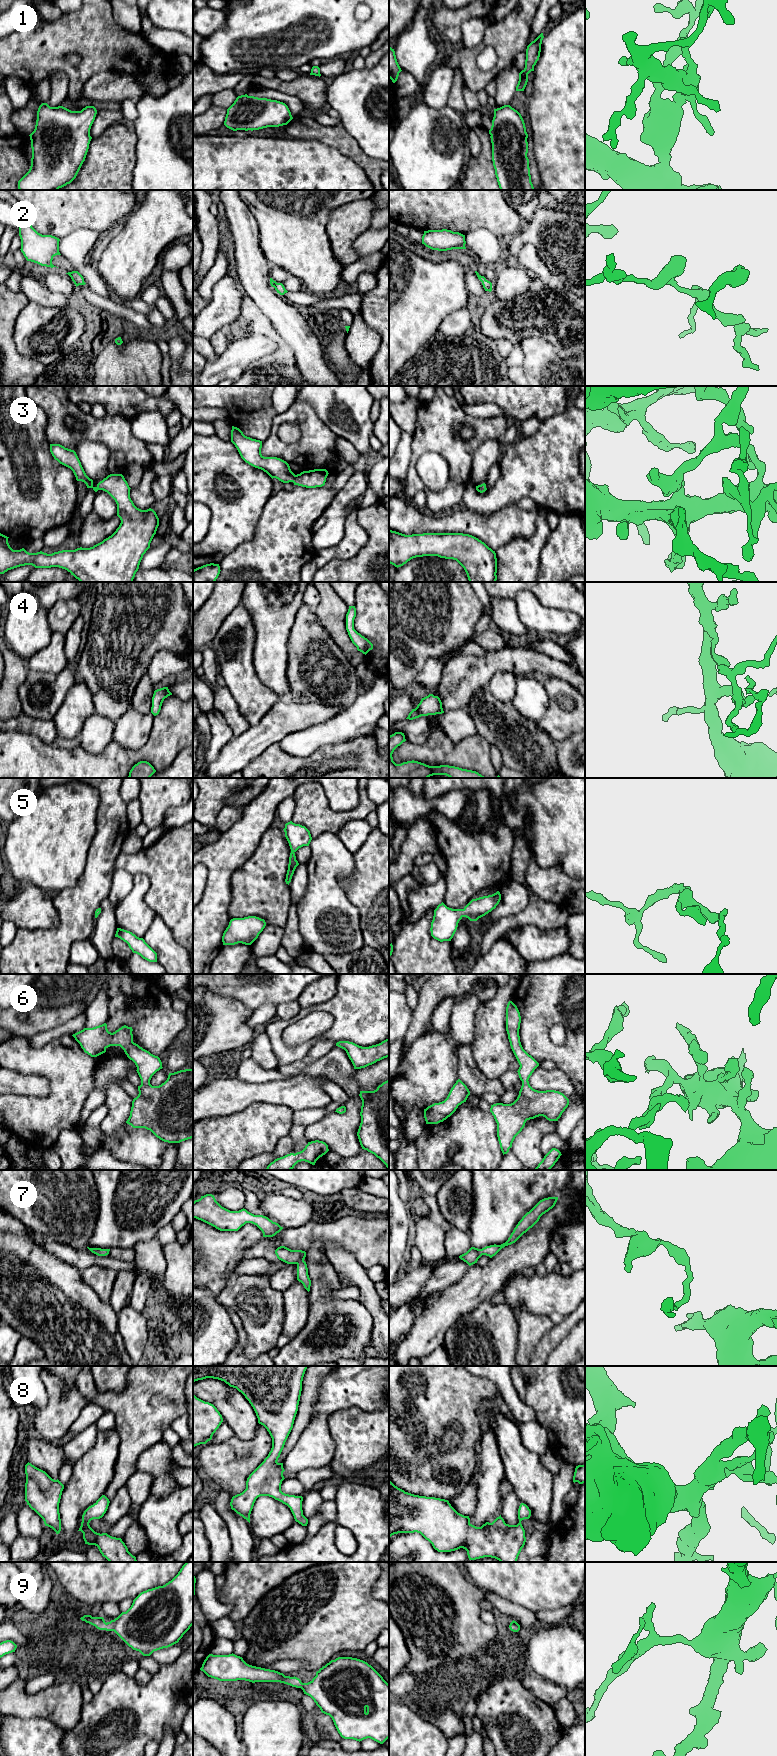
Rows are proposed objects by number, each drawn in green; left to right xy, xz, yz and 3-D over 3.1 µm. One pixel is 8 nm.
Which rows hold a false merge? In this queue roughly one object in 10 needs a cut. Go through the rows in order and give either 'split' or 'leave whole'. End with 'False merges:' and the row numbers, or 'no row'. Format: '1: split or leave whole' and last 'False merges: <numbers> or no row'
1: leave whole
2: leave whole
3: leave whole
4: leave whole
5: leave whole
6: leave whole
7: leave whole
8: leave whole
9: leave whole
False merges: no row

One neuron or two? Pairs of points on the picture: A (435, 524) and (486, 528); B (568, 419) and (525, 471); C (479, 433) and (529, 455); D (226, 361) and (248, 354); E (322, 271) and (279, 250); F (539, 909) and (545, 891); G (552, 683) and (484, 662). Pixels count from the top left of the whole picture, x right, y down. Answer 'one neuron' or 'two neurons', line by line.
A: one neuron
B: one neuron
C: two neurons
D: one neuron
E: one neuron
F: two neurons
G: two neurons

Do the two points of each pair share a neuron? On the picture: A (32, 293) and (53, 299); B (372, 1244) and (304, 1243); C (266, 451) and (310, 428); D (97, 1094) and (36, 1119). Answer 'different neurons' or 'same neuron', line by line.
A: same neuron
B: same neuron
C: same neuron
D: different neurons

